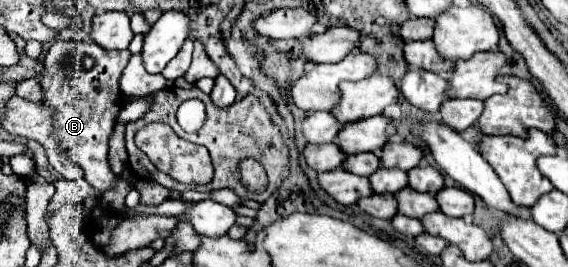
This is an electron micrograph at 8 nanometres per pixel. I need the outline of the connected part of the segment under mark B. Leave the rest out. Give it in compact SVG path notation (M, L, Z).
M56 40L50 50L46 52L44 64L42 64L42 78L40 78L40 88L42 88L42 100L44 104L52 110L52 136L56 138L58 152L66 154L70 160L78 162L82 170L86 172L86 180L90 186L94 186L100 192L106 192L112 188L114 174L108 168L106 154L108 154L108 136L116 124L118 112L124 104L124 96L118 90L118 78L124 70L124 66L130 60L128 50L104 50L94 42L78 42L78 40Z

